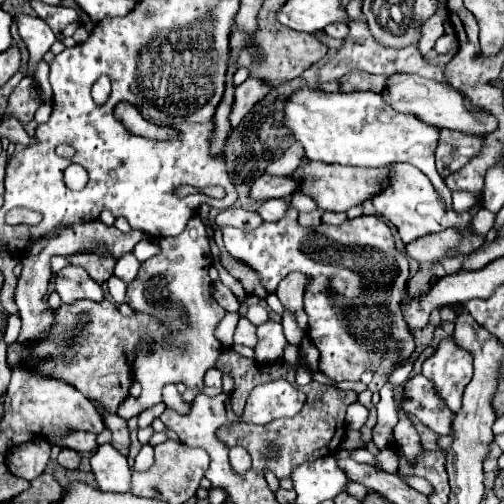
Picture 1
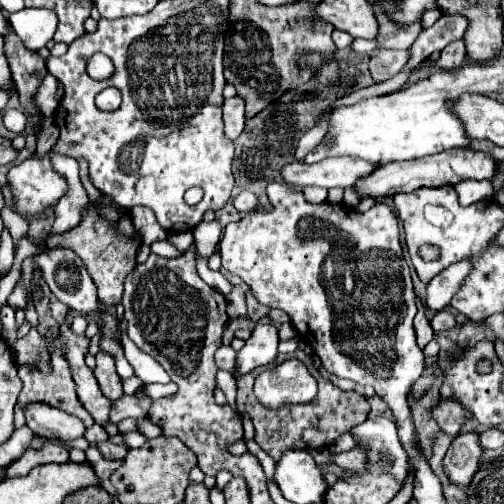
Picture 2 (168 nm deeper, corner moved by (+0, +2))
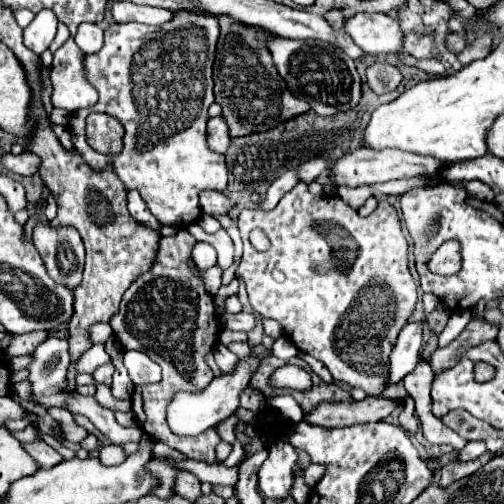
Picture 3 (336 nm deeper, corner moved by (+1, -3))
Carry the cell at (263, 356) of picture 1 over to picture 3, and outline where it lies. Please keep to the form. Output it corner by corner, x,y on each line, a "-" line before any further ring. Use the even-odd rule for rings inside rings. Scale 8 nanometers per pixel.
251,355
249,359
241,359
235,373
233,375
221,375
215,377
209,387
205,387
203,391
197,393
189,393
189,391
179,391
177,395
173,395
169,407
167,407
167,423
169,429
175,435
199,435
211,427
215,427
219,421
231,417
237,407
239,407
239,395
241,391
249,385
251,373
257,369
257,365
261,363
261,357

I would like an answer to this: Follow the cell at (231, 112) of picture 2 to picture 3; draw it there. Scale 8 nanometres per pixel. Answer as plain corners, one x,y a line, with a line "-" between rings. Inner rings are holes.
213,117
209,119
207,123
207,143
209,143
209,149
211,151
217,151
217,153
225,153
227,147
229,147
229,133
227,133
227,125
223,121
223,117

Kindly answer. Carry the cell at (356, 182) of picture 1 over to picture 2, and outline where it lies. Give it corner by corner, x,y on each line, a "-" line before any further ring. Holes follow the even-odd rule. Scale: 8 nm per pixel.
454,148
454,150
444,150
442,154
432,154
418,160
382,164
374,172
370,172
366,178
360,178
354,184
354,190
360,198
382,198
382,196
394,196
398,192
414,192
420,186
446,186
466,178
474,178
474,180
492,178
494,168
496,168
496,162
490,154
480,154
468,148

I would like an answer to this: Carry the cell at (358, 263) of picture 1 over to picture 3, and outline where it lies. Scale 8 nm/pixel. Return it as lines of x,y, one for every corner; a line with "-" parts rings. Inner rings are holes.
297,183
283,195
273,211
243,209
239,215
239,231
245,251
237,277
243,279
253,309
261,317
281,323
285,337
299,351
319,359
333,379
349,387
361,387
371,395
381,395
385,391
393,343
417,303
417,287
409,273
409,243
395,207
387,201
379,201
369,217
361,217
353,207
343,203
337,193
311,195
305,183
-
253,229
261,229
269,235
269,251
261,253
251,245
249,233

